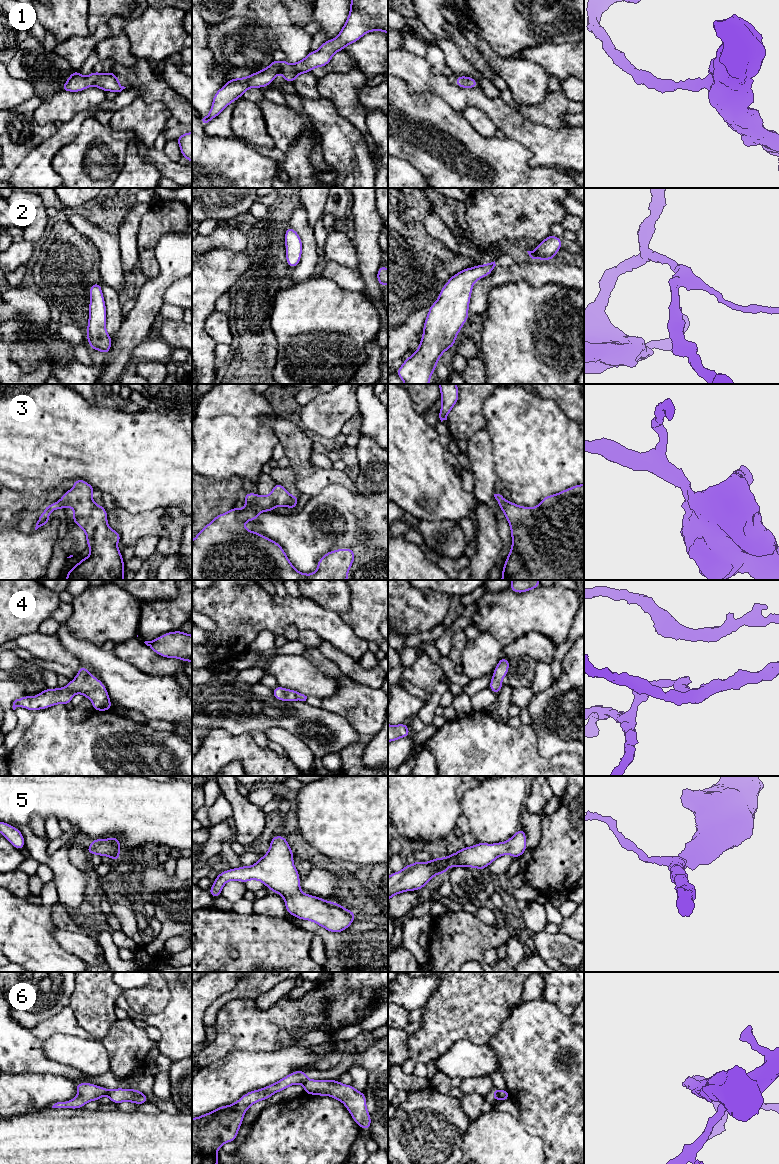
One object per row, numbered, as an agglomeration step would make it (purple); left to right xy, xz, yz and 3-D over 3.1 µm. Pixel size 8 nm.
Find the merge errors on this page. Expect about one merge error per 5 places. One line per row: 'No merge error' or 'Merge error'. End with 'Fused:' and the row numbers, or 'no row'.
1: No merge error
2: No merge error
3: No merge error
4: No merge error
5: No merge error
6: Merge error
Fused: 6

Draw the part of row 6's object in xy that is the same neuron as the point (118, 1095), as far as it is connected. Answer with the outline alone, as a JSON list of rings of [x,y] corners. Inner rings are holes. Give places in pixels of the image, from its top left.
[[[116,1088],[110,1090],[108,1097],[115,1104],[121,1102],[133,1102],[138,1105],[149,1102],[148,1097],[139,1090]]]

